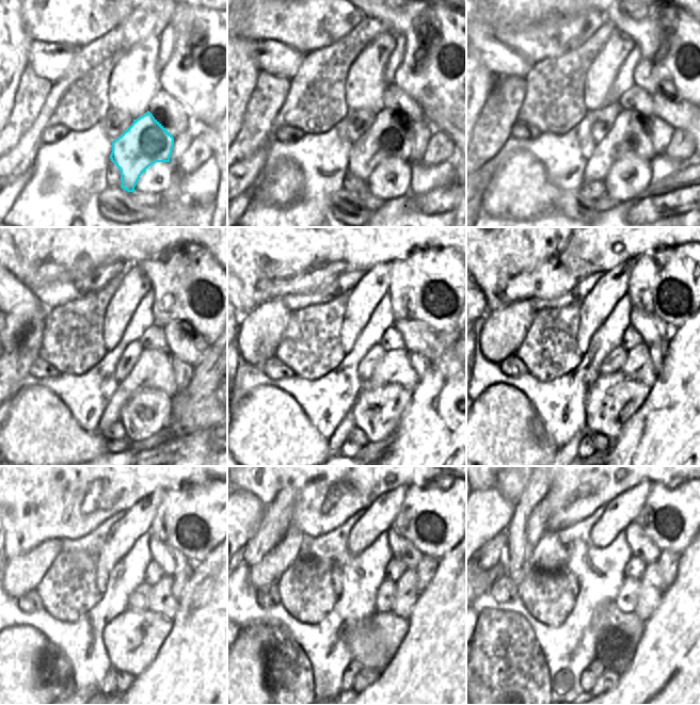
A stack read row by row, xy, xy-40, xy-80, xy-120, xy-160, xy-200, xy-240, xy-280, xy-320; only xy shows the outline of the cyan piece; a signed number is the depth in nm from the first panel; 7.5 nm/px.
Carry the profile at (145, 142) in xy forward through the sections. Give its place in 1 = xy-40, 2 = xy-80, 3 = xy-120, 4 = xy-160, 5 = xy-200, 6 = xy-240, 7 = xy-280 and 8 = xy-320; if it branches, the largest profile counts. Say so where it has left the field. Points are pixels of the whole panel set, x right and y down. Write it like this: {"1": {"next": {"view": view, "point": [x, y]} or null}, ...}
{"1": {"next": {"view": "xy-40", "point": [387, 138]}}, "2": {"next": {"view": "xy-80", "point": [630, 135]}}, "3": {"next": {"view": "xy-120", "point": [154, 369]}}, "4": {"next": {"view": "xy-160", "point": [395, 368]}}, "5": {"next": {"view": "xy-200", "point": [638, 366]}}, "6": {"next": {"view": "xy-240", "point": [161, 602]}}, "7": {"next": {"view": "xy-280", "point": [407, 595]}}, "8": {"next": {"view": "xy-320", "point": [650, 592]}}}

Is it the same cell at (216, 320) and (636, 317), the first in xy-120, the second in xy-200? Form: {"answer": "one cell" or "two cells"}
{"answer": "two cells"}

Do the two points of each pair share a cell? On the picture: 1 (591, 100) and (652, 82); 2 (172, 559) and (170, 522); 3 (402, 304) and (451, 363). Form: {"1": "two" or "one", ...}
{"1": "two", "2": "two", "3": "two"}

